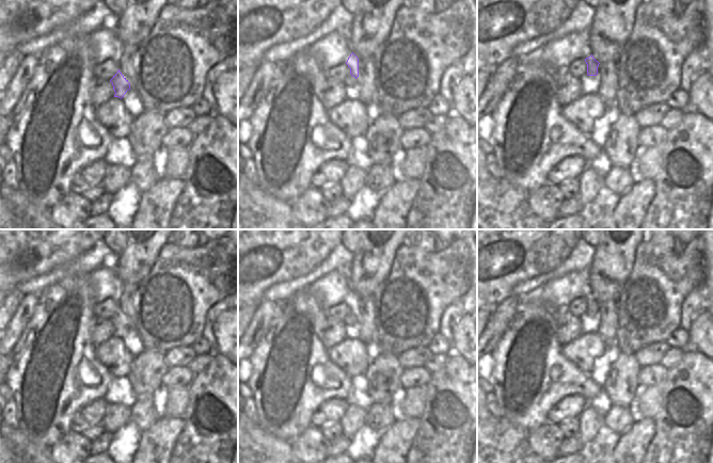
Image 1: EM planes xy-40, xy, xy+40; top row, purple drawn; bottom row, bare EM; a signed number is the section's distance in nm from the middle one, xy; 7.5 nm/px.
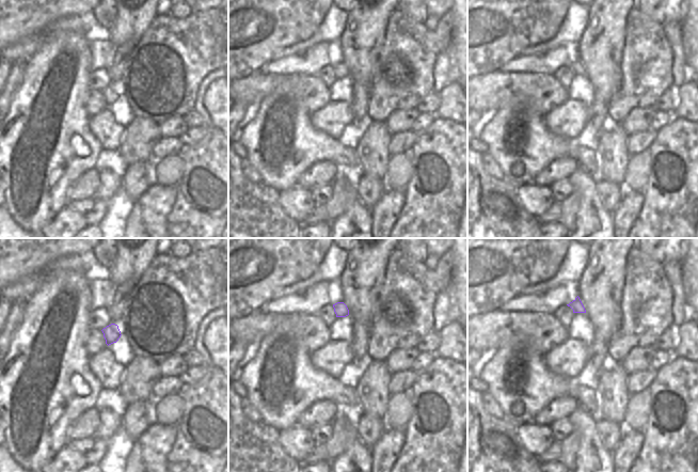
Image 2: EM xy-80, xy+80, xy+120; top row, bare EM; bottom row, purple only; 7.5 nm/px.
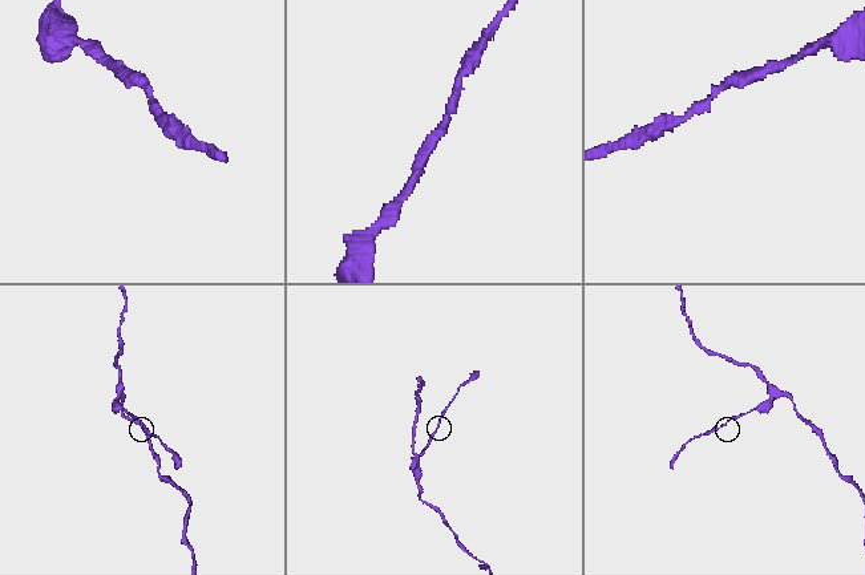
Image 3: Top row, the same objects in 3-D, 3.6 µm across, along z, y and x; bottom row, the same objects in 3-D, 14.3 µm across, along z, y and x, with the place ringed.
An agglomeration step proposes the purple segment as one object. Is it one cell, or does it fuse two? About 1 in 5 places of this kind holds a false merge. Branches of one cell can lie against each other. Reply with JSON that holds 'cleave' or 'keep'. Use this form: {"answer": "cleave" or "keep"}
{"answer": "keep"}

